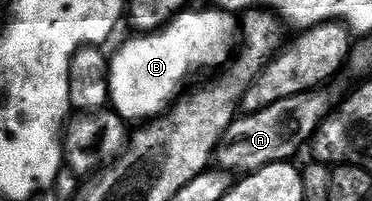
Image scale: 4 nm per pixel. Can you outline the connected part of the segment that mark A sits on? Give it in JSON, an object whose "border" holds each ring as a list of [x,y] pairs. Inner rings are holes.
{"border":[[[310,92],[308,94],[296,94],[287,100],[279,100],[267,108],[263,108],[254,114],[242,113],[241,118],[237,118],[225,130],[225,135],[220,135],[215,149],[215,162],[222,171],[228,172],[233,176],[244,176],[253,174],[261,170],[264,166],[276,166],[288,163],[301,150],[301,145],[308,143],[322,122],[327,117],[325,110],[325,98],[321,92]]]}

